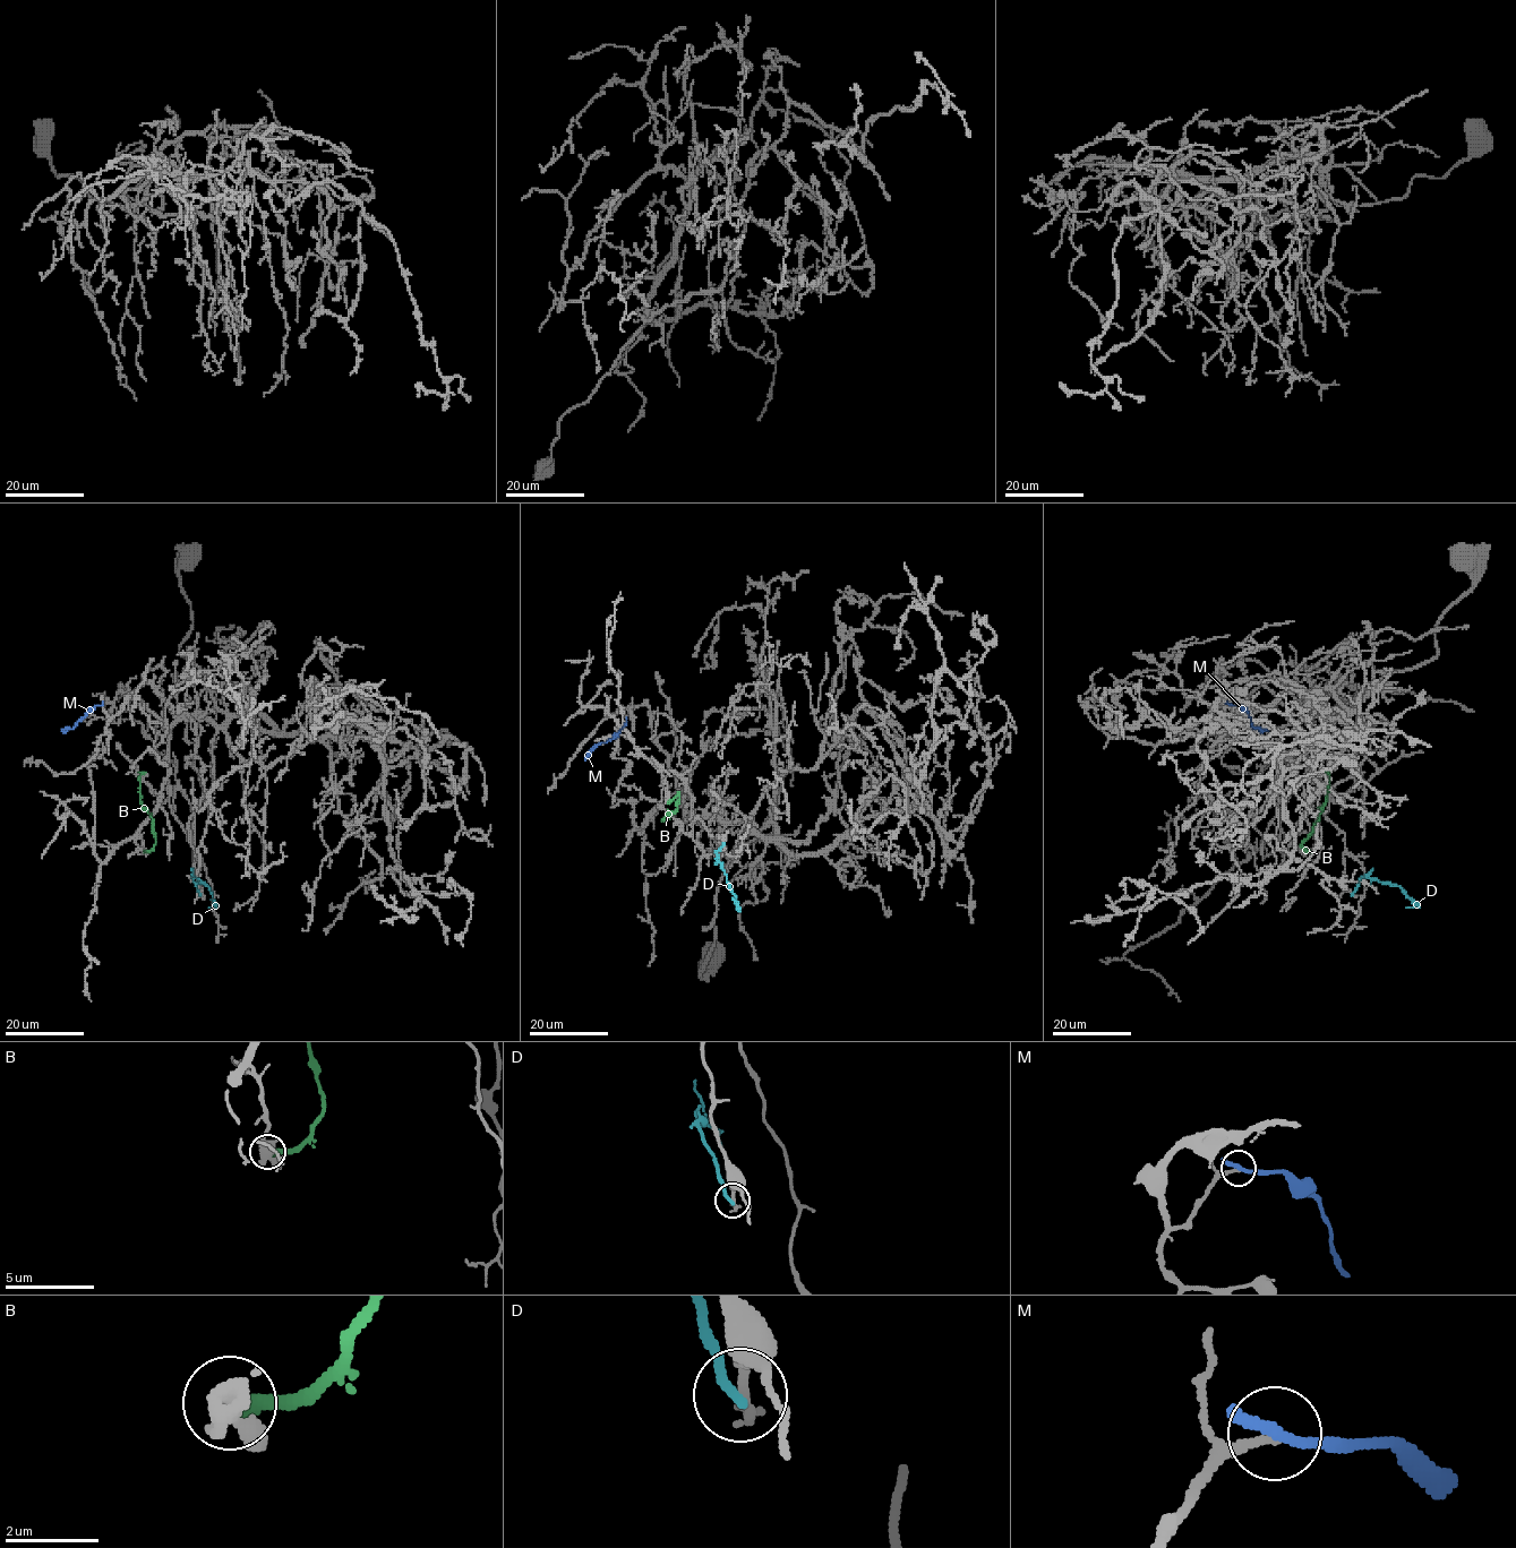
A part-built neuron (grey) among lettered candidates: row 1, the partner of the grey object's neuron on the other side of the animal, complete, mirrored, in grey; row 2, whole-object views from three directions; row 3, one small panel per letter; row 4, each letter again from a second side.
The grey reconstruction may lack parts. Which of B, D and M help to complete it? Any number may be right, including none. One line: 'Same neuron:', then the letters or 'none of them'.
Same neuron: none of them

